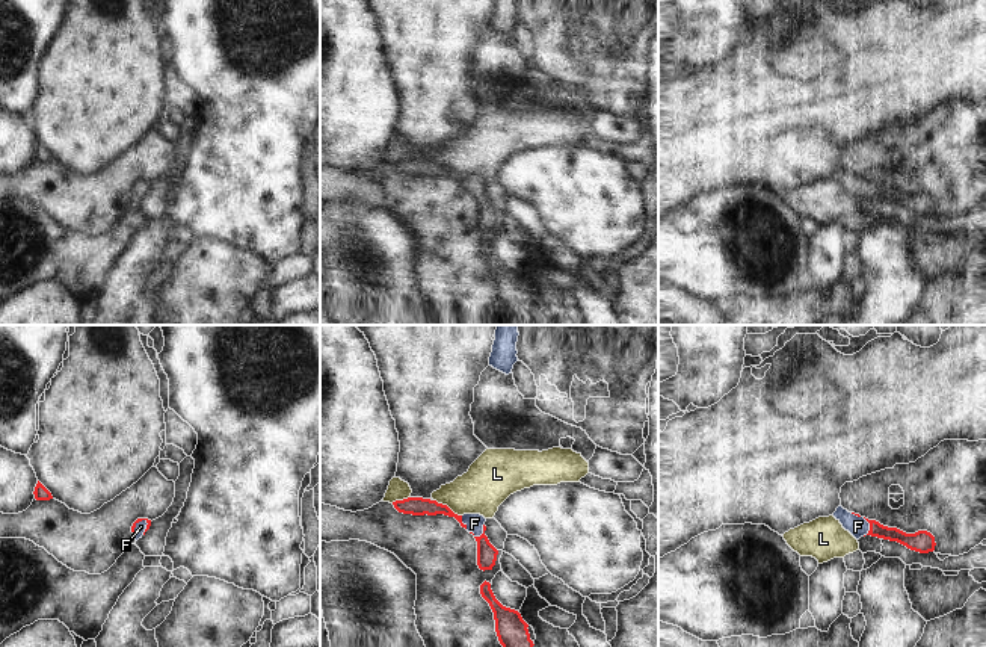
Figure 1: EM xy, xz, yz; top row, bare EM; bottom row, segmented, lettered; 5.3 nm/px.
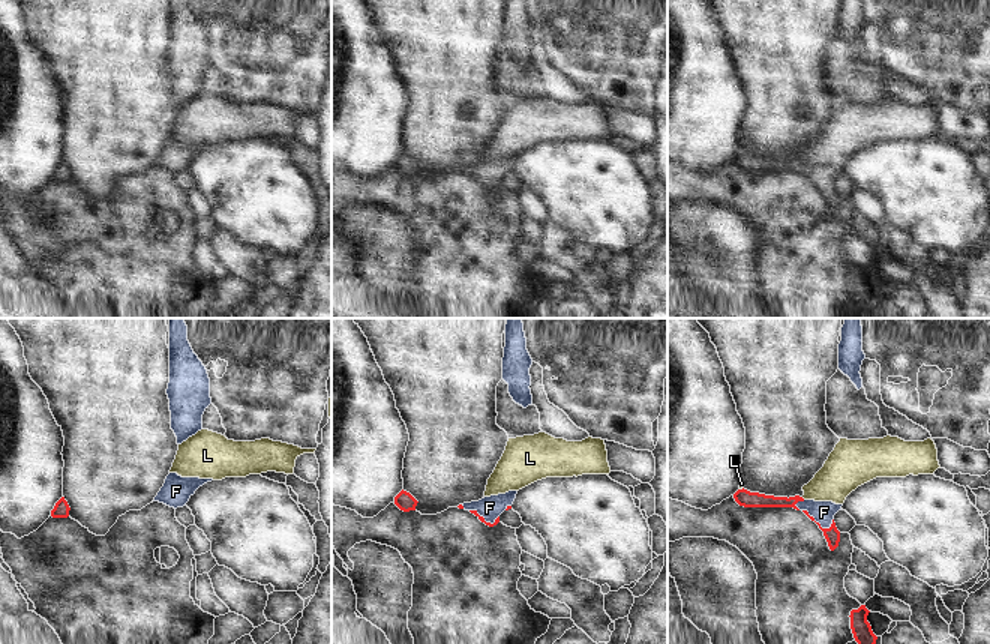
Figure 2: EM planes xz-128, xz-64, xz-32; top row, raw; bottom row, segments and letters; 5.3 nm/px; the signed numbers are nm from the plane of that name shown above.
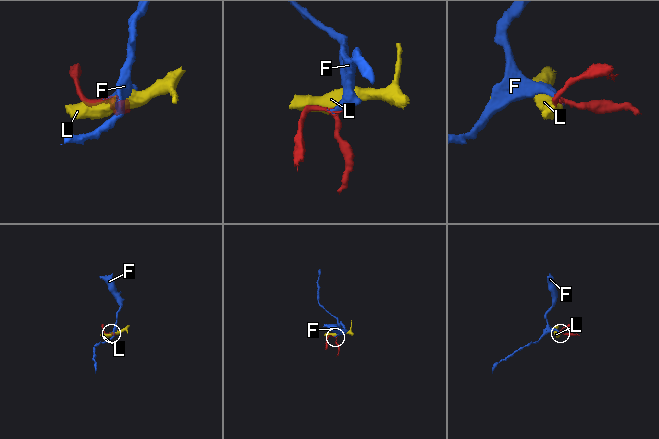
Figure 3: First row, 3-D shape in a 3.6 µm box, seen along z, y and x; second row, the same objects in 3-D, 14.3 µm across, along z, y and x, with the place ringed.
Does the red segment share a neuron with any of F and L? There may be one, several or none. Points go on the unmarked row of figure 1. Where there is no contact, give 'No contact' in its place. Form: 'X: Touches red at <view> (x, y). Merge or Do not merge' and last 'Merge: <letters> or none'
F: Touches red at xz (482, 195). Merge
L: Touches red at xz (446, 167). Do not merge
Merge: F

